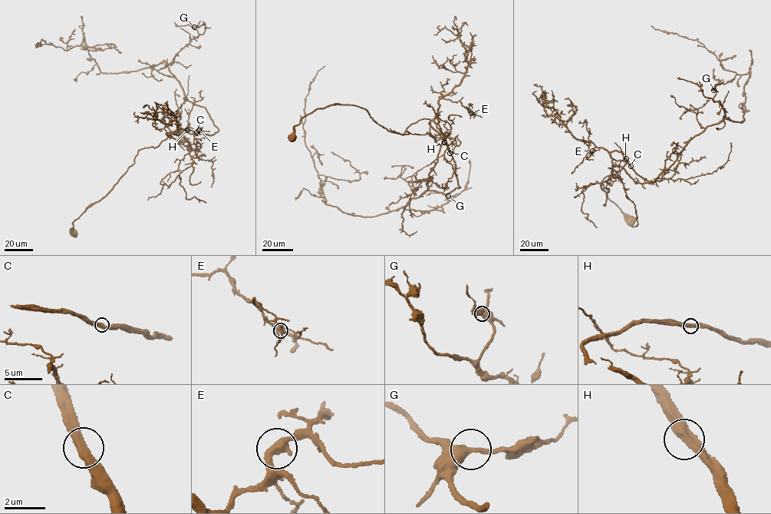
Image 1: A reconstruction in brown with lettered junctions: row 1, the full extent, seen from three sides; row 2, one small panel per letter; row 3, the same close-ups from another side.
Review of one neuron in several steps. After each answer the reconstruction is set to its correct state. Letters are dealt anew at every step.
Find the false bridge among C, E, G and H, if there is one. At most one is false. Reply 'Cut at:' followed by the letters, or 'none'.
Cut at: none

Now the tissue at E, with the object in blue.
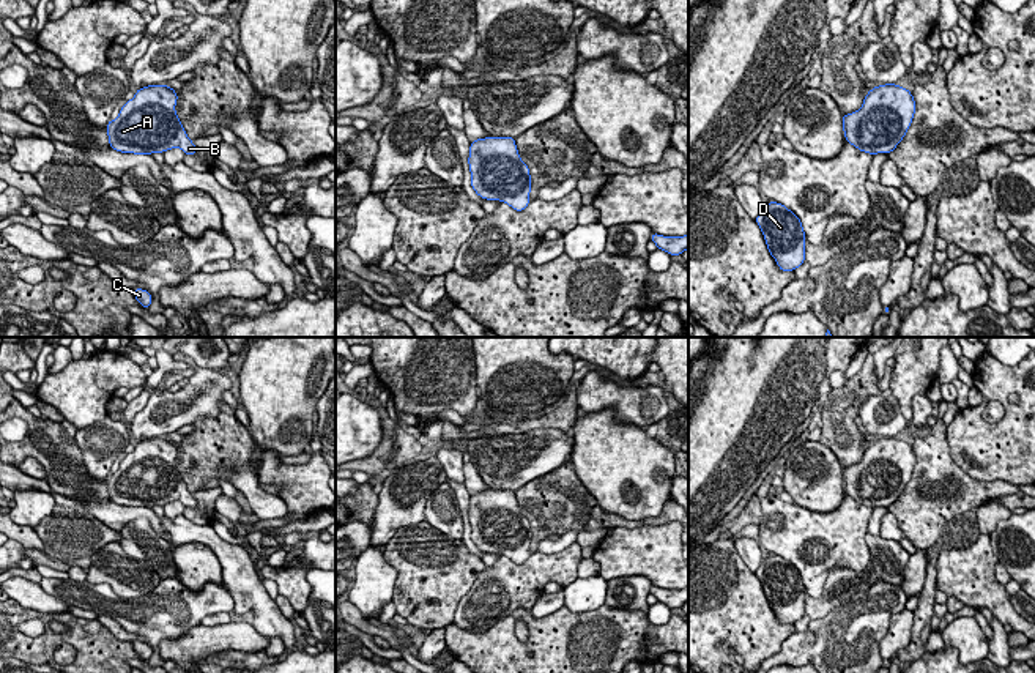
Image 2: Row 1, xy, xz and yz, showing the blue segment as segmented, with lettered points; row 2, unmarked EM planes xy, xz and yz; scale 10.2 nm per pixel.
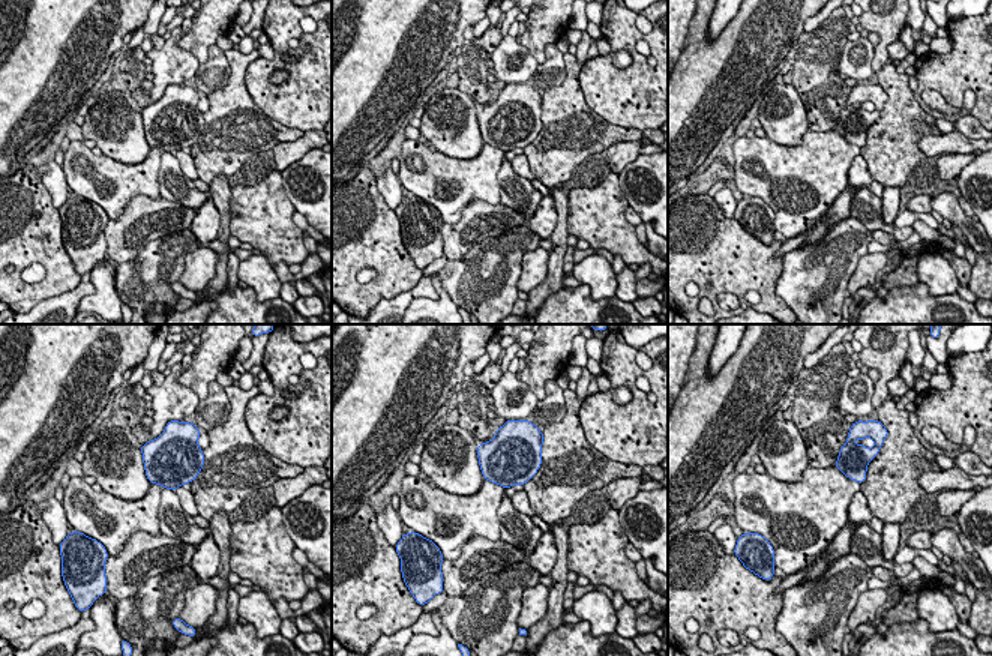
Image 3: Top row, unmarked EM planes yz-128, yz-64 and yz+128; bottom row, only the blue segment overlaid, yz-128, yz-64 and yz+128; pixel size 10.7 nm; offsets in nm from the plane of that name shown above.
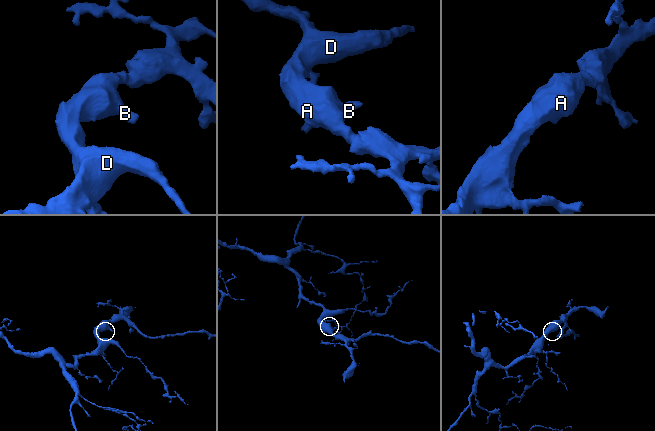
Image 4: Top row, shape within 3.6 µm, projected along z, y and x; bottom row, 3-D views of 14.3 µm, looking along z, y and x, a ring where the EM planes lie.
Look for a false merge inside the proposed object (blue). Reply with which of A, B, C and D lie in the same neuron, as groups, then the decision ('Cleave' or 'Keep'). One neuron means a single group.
Groups: A B C D. Keep

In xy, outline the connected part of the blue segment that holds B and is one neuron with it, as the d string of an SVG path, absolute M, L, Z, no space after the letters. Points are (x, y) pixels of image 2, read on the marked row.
M165 84L139 88L106 126L110 148L134 154L181 148L194 156L197 148L176 115L176 101L176 91Z

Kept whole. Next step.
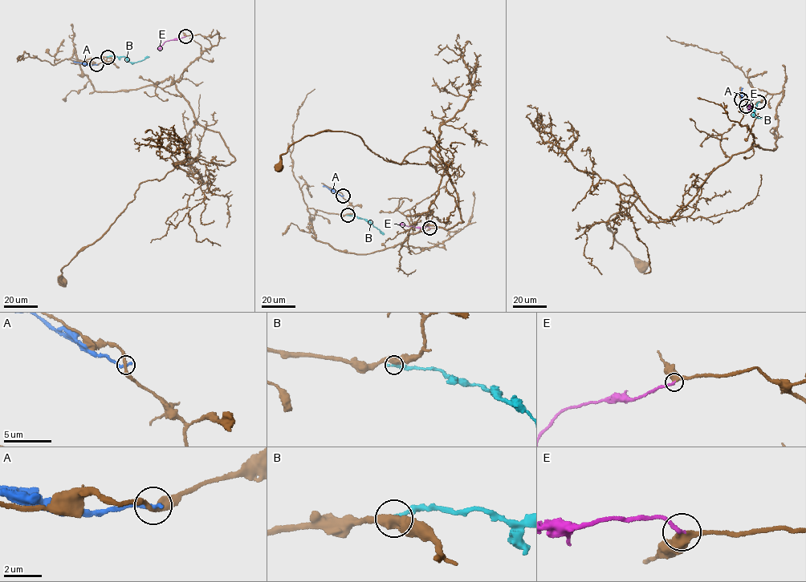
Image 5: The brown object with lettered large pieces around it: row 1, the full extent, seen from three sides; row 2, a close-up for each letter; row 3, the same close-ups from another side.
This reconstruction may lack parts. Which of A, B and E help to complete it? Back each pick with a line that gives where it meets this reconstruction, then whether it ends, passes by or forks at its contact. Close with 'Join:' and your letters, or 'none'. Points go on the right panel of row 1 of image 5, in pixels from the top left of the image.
E: meets brown at (746, 106); it ends there
Join: E

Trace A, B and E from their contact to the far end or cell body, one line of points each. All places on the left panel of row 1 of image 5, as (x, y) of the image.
A: (96, 64), (73, 61)
B: (107, 57), (124, 56), (132, 62), (148, 56)
E: (185, 36), (166, 41), (156, 49)

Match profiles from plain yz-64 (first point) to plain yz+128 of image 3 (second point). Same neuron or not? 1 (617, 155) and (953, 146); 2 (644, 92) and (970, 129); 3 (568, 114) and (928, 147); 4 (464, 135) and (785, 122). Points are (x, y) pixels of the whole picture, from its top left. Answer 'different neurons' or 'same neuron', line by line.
1: different neurons
2: different neurons
3: different neurons
4: same neuron

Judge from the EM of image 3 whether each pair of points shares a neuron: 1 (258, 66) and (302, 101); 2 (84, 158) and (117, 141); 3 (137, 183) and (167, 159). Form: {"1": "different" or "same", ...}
{"1": "same", "2": "different", "3": "different"}

